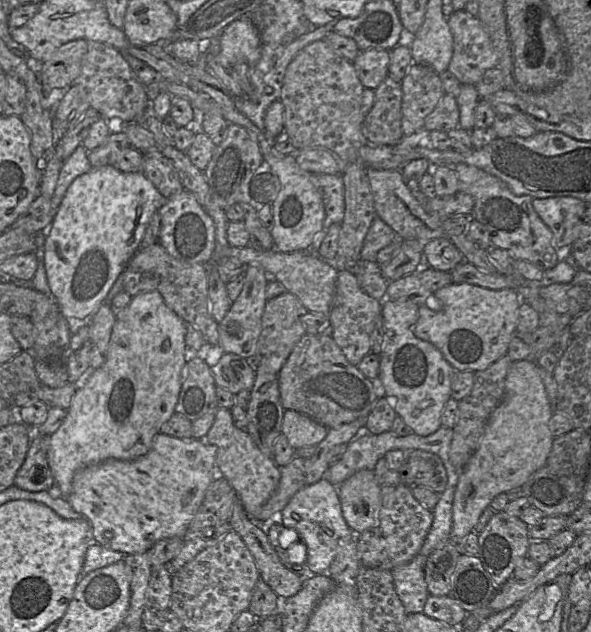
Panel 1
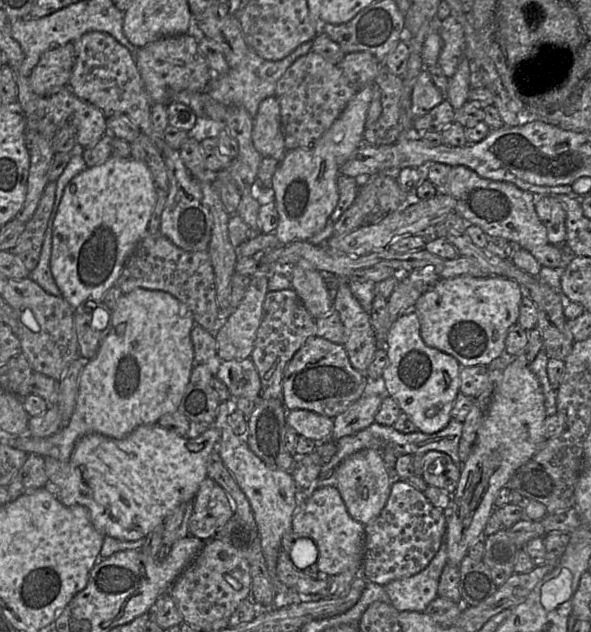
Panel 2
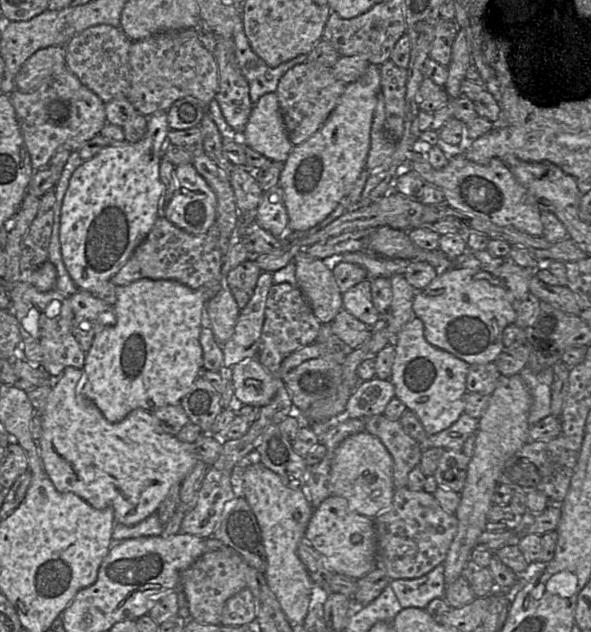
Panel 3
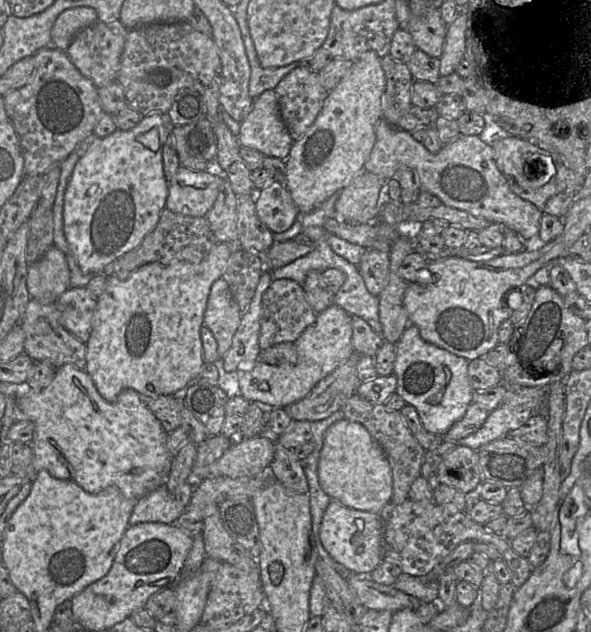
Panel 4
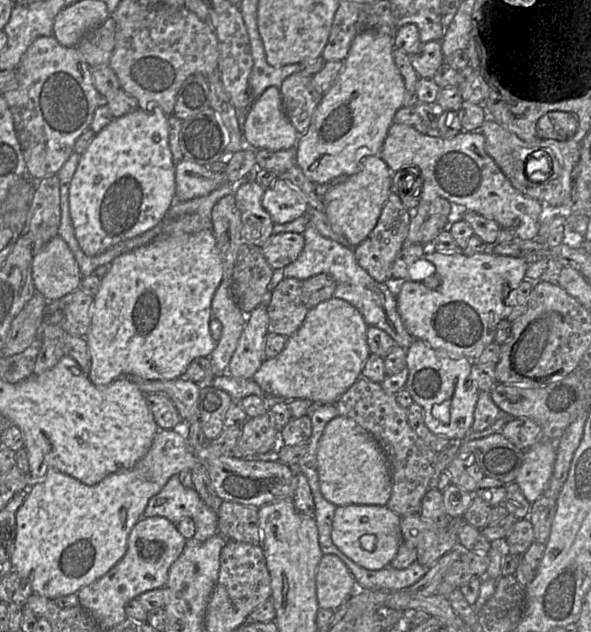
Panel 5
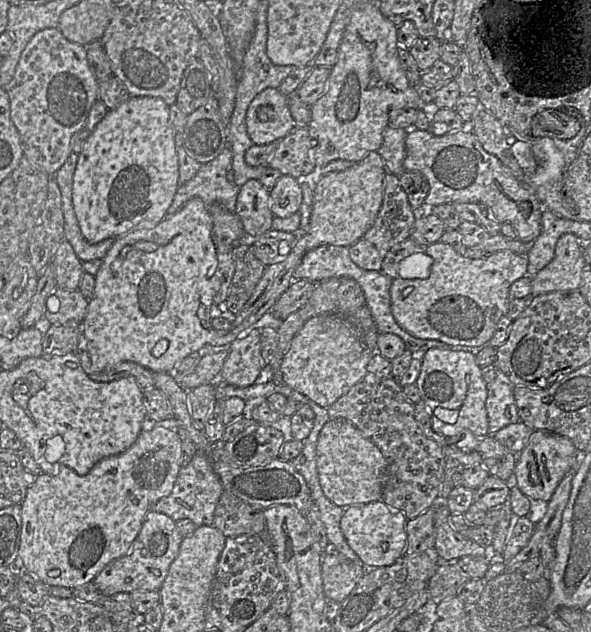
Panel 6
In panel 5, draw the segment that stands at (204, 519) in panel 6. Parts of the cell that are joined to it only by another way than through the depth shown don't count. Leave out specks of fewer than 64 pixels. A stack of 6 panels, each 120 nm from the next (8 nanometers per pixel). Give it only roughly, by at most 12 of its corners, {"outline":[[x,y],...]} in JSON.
{"outline":[[172,476],[142,518],[192,518],[202,543],[218,533],[217,513]]}

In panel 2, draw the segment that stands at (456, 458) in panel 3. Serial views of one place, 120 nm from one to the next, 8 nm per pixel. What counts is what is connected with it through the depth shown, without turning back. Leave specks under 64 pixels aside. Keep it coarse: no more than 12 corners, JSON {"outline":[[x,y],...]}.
{"outline":[[440,451],[423,455],[421,477],[453,494],[461,467]]}

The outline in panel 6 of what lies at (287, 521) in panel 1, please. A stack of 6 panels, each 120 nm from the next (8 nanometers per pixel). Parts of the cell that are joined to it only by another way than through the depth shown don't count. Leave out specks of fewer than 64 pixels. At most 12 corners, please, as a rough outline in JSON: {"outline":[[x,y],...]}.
{"outline":[[383,501],[345,507],[340,529],[367,568],[406,546],[405,515]]}

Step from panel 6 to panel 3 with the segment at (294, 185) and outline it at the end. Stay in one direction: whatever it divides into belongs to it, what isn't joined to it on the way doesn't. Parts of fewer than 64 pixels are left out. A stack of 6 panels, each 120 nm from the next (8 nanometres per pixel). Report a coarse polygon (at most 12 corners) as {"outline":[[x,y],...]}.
{"outline":[[278,184],[263,192],[256,221],[279,237],[289,220]]}

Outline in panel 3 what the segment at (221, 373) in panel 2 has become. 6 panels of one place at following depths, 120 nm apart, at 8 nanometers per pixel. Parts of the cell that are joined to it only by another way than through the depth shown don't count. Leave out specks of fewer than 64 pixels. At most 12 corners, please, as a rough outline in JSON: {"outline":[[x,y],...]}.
{"outline":[[256,358],[230,366],[234,395],[267,405],[275,378]]}

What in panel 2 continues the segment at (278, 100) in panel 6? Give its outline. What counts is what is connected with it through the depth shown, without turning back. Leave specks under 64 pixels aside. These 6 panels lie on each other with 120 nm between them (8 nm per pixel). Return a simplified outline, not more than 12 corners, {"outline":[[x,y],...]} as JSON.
{"outline":[[264,99],[253,118],[252,141],[262,157],[286,154],[280,105]]}

